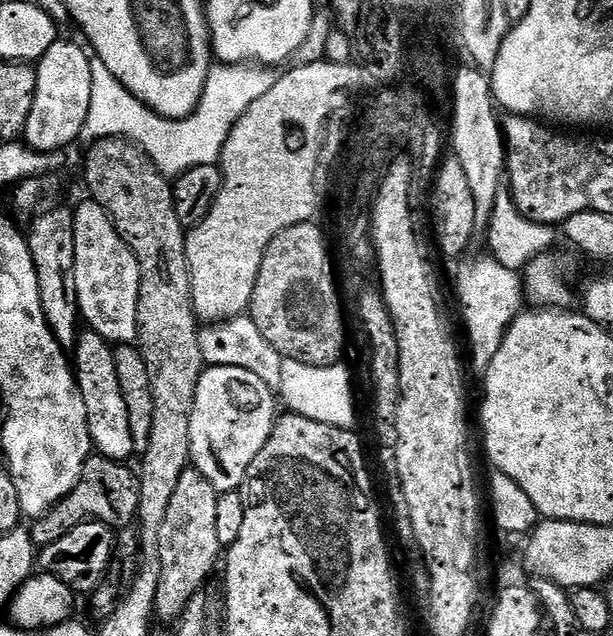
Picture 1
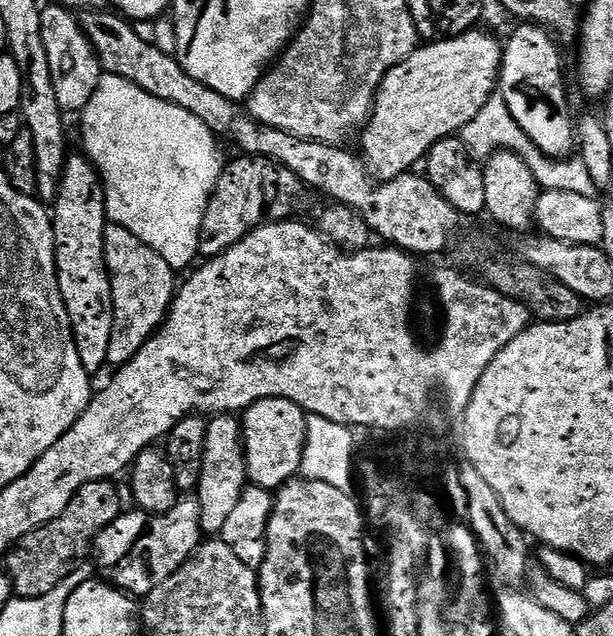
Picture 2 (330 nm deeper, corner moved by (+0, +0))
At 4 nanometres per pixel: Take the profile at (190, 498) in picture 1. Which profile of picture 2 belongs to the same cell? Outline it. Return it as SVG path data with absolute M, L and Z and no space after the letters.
M218 414L208 420L206 438L203 442L202 470L196 497L199 502L200 528L208 536L219 535L227 515L247 487L247 464L244 458L242 426L232 414Z

